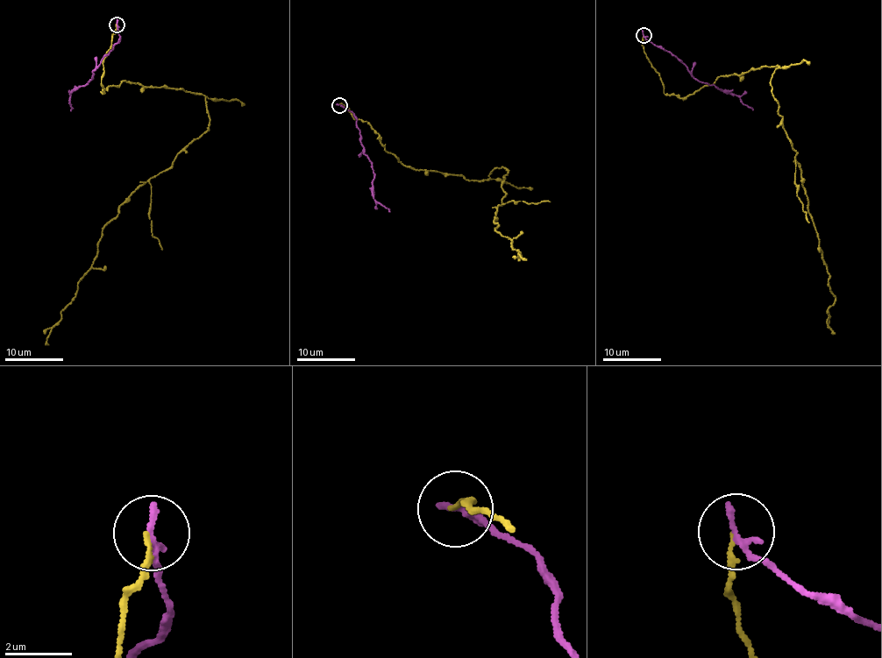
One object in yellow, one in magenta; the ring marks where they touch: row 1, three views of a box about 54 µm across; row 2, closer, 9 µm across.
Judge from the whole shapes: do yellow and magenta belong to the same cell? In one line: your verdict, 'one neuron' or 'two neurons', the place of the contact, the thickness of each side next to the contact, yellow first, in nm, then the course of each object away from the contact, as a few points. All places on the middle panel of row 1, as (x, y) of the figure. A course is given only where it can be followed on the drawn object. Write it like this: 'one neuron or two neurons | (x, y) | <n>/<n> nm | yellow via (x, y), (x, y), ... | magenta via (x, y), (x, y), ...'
two neurons | (339, 105) | 130/220 nm | yellow via (337, 105), (366, 121), (401, 164), (483, 181), (503, 166), (495, 231), (526, 259) | magenta via (339, 105), (354, 116), (364, 152), (371, 162), (373, 198), (389, 212)

